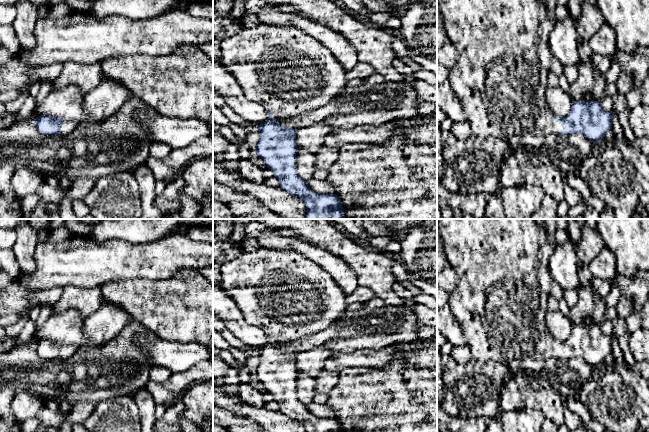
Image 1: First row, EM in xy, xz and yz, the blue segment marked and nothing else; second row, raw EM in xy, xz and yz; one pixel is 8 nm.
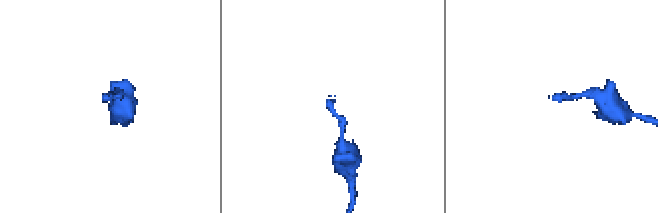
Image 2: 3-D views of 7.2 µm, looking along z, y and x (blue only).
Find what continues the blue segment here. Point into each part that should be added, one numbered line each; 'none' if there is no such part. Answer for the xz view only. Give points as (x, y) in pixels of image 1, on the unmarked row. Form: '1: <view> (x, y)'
1: xz (290, 297)

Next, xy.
1: xy (68, 349)

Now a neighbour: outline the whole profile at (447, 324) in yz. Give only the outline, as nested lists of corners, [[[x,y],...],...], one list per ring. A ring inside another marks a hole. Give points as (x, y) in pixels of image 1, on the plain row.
[[[449,304],[437,308],[437,329],[445,335],[446,341],[453,346],[467,344],[465,335]]]

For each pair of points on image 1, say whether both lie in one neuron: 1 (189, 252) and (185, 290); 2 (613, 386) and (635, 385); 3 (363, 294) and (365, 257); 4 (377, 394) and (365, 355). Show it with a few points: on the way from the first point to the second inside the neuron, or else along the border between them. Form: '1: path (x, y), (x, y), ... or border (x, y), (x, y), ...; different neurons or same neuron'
1: border (199, 270), (184, 269), (179, 274), (166, 280); different neurons
2: border (613, 370), (620, 375), (628, 387); different neurons
3: border (359, 285), (366, 286), (372, 291); different neurons
4: border (391, 361), (383, 367), (347, 366), (345, 368); different neurons

